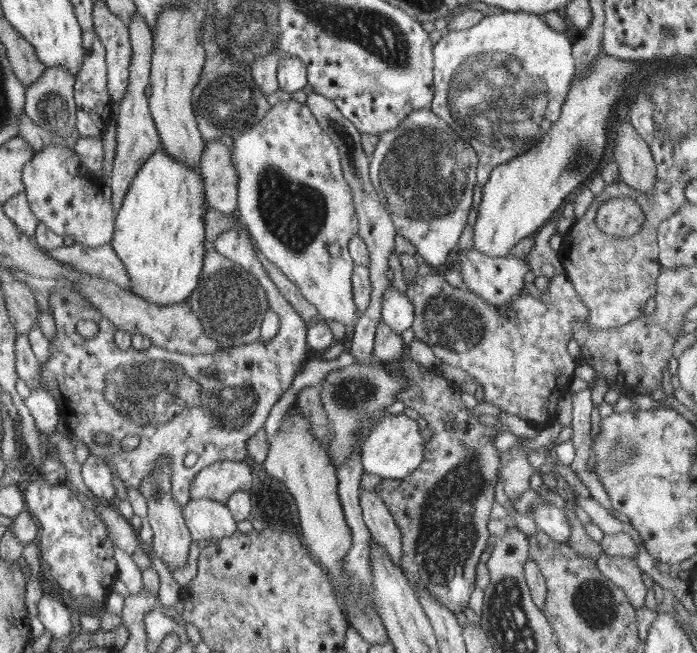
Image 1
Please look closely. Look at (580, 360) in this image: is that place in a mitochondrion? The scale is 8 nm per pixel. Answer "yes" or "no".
no

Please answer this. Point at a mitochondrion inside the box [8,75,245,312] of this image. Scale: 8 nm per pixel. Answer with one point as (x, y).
(51, 106)

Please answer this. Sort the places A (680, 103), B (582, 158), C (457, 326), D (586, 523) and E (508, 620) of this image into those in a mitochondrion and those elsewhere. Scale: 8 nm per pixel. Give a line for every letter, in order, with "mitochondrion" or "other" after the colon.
A: mitochondrion
B: mitochondrion
C: mitochondrion
D: other
E: mitochondrion

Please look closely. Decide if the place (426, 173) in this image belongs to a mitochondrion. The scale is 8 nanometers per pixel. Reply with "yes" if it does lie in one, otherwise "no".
yes

